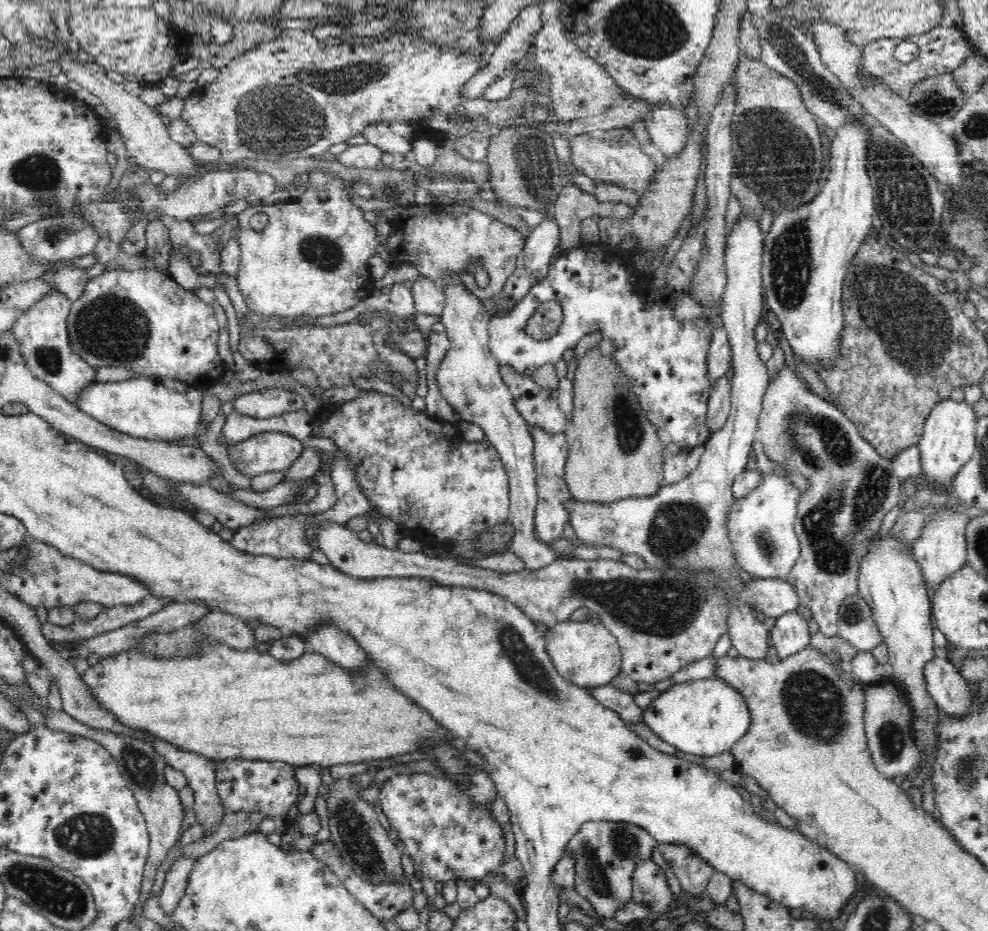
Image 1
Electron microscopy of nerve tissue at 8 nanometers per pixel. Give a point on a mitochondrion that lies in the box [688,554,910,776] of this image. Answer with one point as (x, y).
(814, 702)

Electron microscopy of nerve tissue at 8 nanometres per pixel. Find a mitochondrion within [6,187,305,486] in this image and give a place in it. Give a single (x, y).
(111, 327)

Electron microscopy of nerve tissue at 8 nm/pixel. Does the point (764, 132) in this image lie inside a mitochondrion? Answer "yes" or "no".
yes

